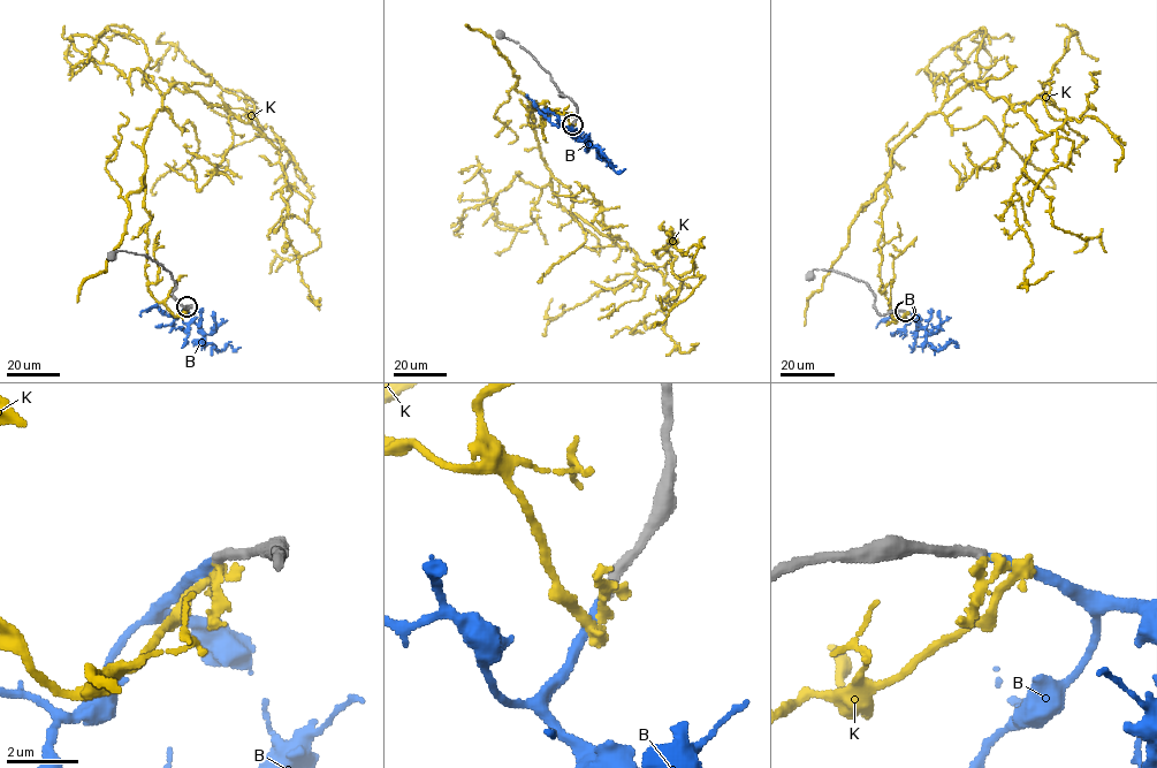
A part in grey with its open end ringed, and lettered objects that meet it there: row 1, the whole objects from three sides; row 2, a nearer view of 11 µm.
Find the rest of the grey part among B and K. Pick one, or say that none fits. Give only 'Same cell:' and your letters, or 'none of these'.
Same cell: B

